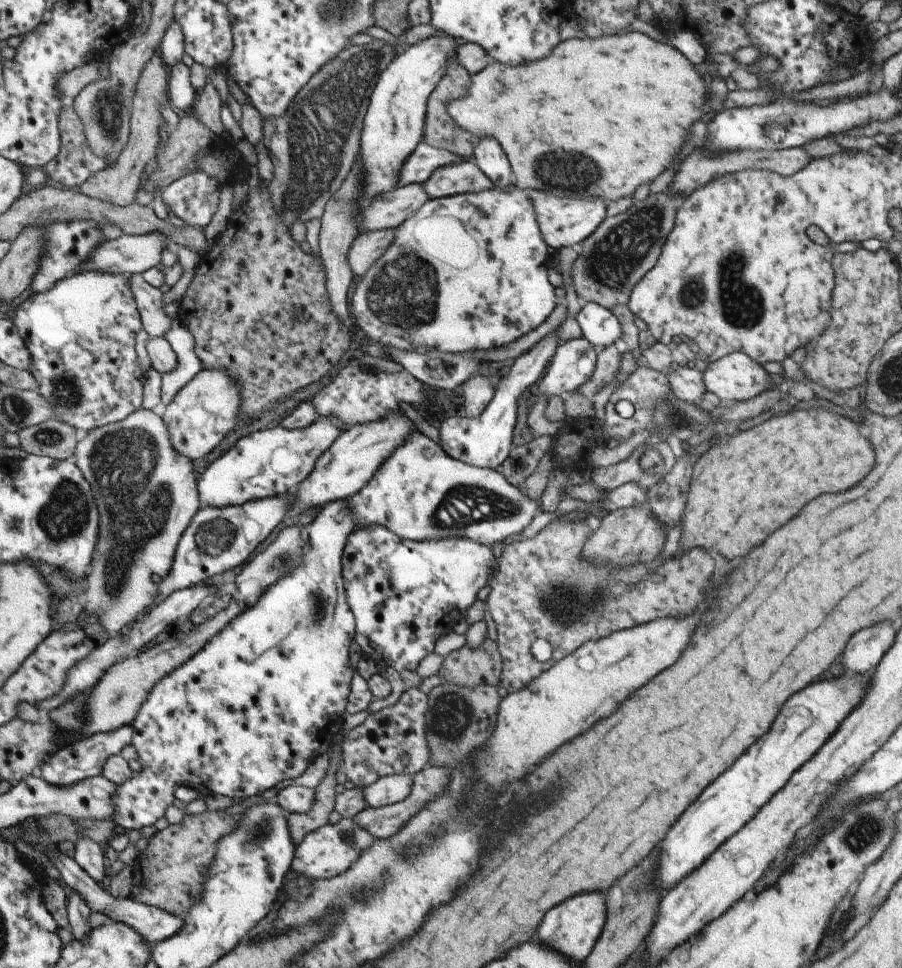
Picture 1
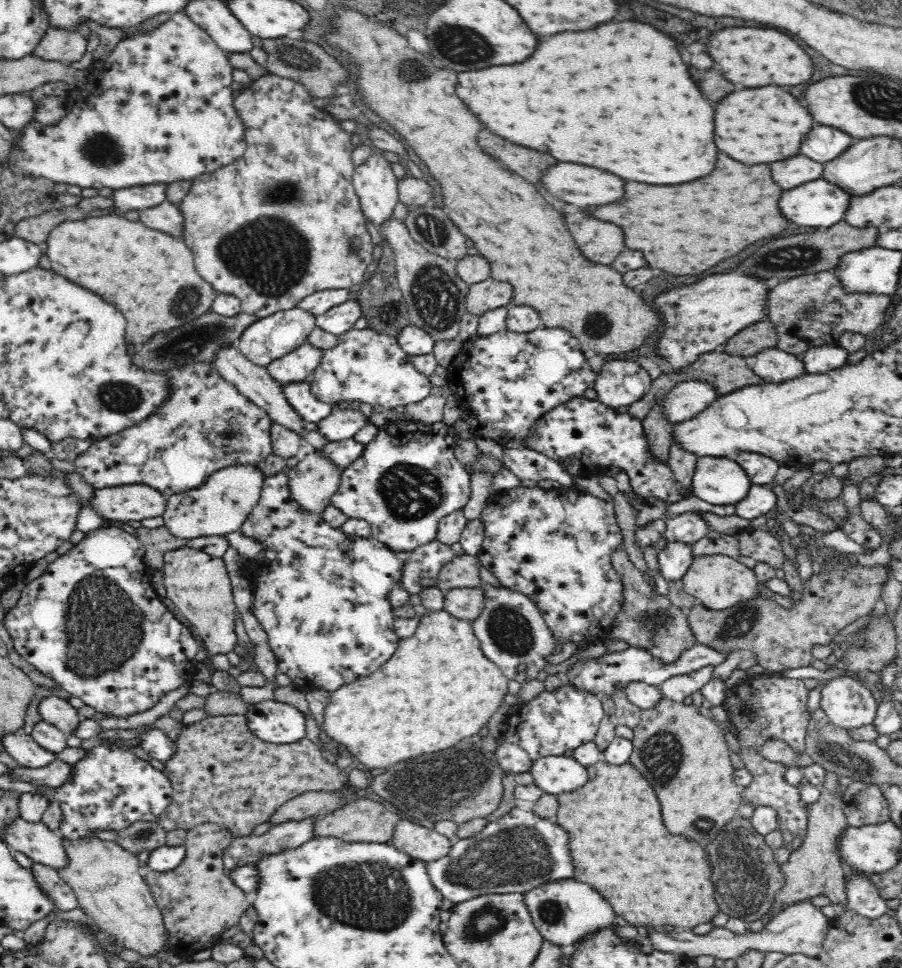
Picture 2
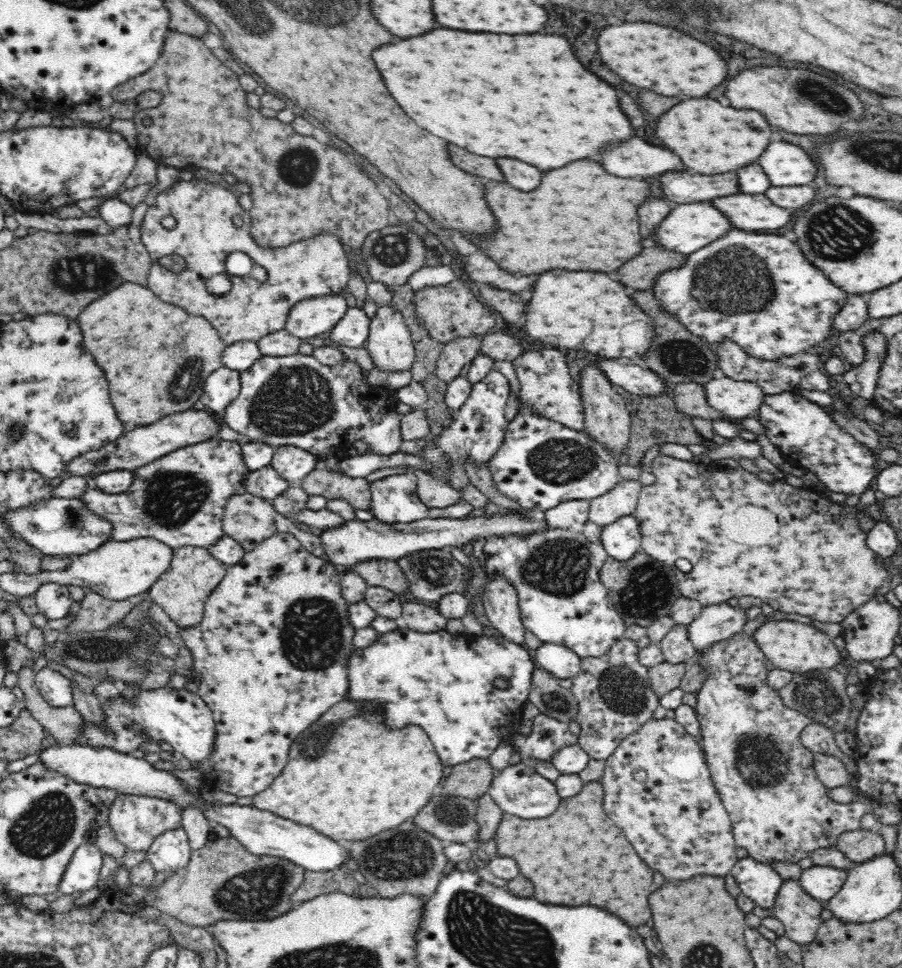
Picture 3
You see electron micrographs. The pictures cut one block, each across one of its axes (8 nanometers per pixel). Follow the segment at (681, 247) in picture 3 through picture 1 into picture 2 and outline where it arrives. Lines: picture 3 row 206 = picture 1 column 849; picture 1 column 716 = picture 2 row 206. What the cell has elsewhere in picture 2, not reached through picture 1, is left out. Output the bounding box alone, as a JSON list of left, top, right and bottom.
[780,180,850,226]

